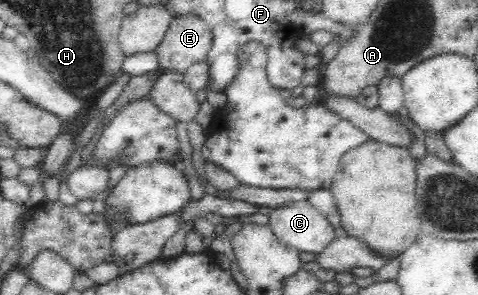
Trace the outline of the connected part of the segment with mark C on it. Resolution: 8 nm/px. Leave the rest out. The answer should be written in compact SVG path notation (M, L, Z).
M302 199L273 207L269 227L280 242L314 254L322 252L339 235L317 208Z

